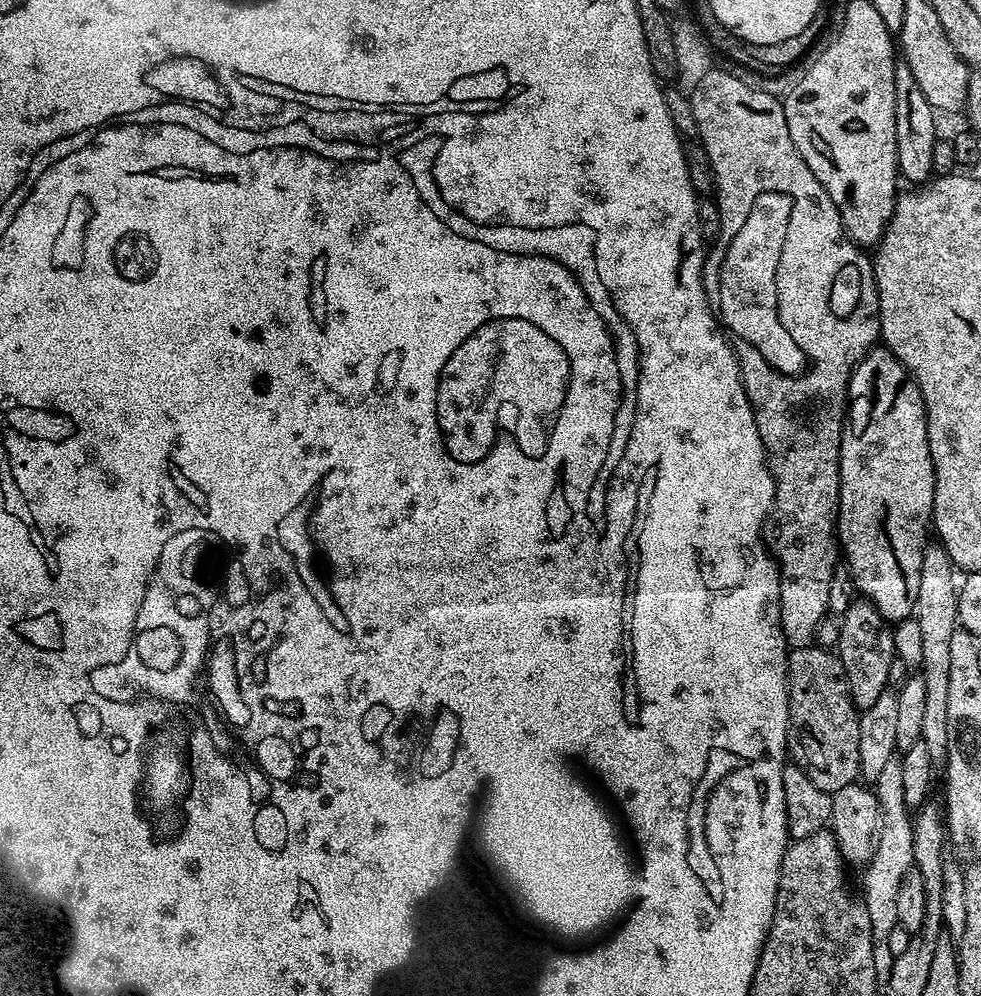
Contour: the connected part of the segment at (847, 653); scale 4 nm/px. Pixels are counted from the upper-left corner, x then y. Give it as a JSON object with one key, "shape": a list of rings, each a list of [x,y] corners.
{"shape":[[[863,598],[853,599],[839,624],[840,633],[836,636],[834,648],[844,667],[850,698],[858,710],[863,710],[874,706],[874,702],[889,691],[890,662],[896,658],[893,629],[884,621],[879,610]]]}

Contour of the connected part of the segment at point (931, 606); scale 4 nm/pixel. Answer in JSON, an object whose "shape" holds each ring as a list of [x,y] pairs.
{"shape":[[[931,543],[923,552],[922,577],[918,586],[918,598],[914,618],[920,626],[923,662],[920,677],[925,682],[926,701],[920,742],[929,751],[931,768],[934,772],[945,769],[948,762],[949,719],[947,699],[949,697],[950,640],[958,631],[957,581],[954,582],[954,565],[943,545]]]}

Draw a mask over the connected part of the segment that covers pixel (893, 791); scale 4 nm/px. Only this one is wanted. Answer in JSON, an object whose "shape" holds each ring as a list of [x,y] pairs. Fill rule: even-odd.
{"shape":[[[892,757],[874,781],[874,791],[880,802],[882,831],[877,837],[875,854],[865,865],[864,892],[862,899],[870,915],[871,940],[877,954],[887,954],[890,950],[890,931],[897,925],[895,899],[902,878],[913,867],[913,819],[903,797],[902,766],[899,757]]]}

